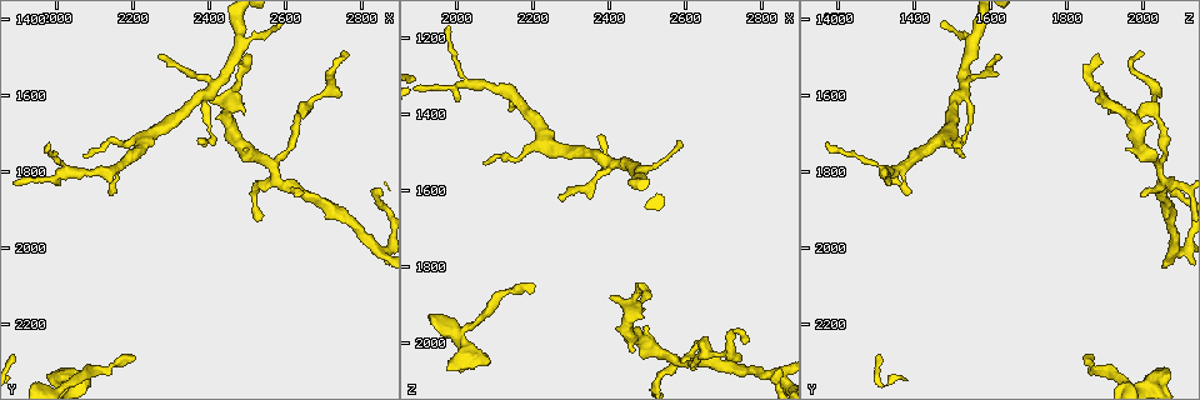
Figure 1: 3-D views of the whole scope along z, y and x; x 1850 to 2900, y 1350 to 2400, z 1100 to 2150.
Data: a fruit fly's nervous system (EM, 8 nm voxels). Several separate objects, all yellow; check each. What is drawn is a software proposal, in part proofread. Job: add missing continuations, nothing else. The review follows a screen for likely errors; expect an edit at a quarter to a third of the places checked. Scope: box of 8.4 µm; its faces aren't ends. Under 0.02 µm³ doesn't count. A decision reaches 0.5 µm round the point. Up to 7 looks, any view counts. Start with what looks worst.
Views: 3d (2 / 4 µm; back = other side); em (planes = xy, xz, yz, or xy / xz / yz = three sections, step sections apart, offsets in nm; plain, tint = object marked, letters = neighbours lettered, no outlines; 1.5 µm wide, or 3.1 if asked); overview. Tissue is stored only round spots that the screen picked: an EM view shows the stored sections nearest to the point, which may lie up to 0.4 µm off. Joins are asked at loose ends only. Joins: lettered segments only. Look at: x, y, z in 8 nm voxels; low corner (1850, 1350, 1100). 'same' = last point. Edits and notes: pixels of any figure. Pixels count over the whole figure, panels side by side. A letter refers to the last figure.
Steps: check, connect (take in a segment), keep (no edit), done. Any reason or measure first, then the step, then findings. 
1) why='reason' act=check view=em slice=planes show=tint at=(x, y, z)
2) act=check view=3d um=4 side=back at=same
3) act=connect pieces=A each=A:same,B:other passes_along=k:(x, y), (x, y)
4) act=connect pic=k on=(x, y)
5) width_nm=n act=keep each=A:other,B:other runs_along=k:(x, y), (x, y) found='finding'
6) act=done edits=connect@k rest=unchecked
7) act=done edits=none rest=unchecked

why='thin end' act=check view=em slice=planes show=letters at=(2200, 2275, 1860)

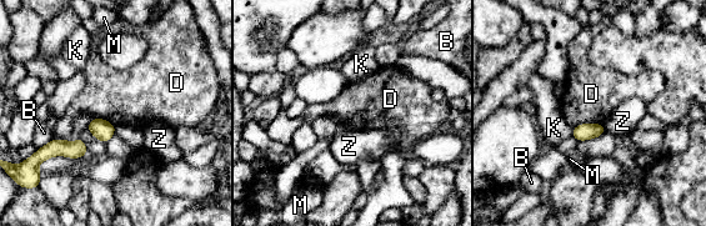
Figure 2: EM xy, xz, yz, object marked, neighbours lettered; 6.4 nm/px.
width_nm=110 act=keep each=B:other,D:other,K:other,M:other,Z:other border=2:(602, 124), (579, 124), (574, 127) found='none of them fits'

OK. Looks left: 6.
why='an open end' act=check view=em slice=planes show=letters at=(2495, 1485, 1885)

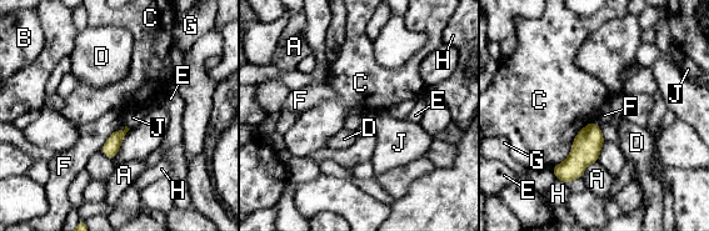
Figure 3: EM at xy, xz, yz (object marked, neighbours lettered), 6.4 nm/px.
longest_contact=C:400nm act=keep each=A:other,B:other,C:other,D:other,E:other,F:other,G:other,H:other,J:other border=3:(116, 129), (99, 150) found='no lettered segment goes on from it'

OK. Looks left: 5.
why='an open end' act=check view=em slice=xz step=8 show=tint at=(1980, 2340, 2070)

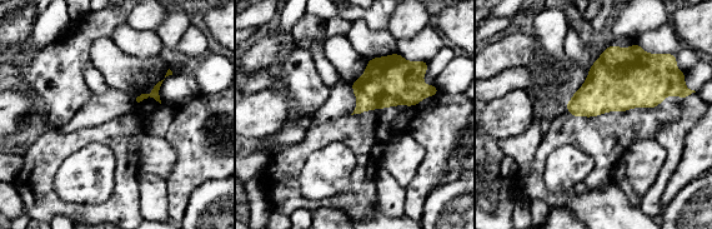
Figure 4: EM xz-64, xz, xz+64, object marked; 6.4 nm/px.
why='another direction' act=check view=em slice=planes show=letters at=same

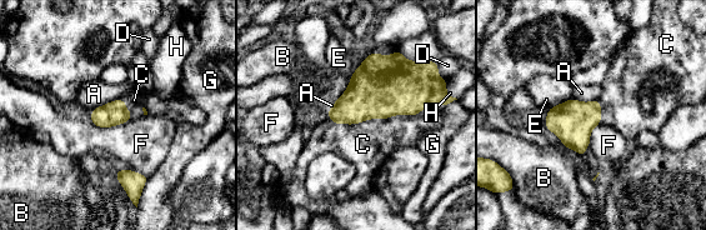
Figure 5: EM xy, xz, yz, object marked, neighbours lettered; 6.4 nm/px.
width_nm=160 act=connect pieces=C each=A:other,B:other,C:same,D:other,E:other,F:other,G:other,H:other passes_along=5:(381, 86), (366, 119), (362, 144) found='the cell continues'

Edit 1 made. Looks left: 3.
act=done edits=connect@5 rest=unchecked

